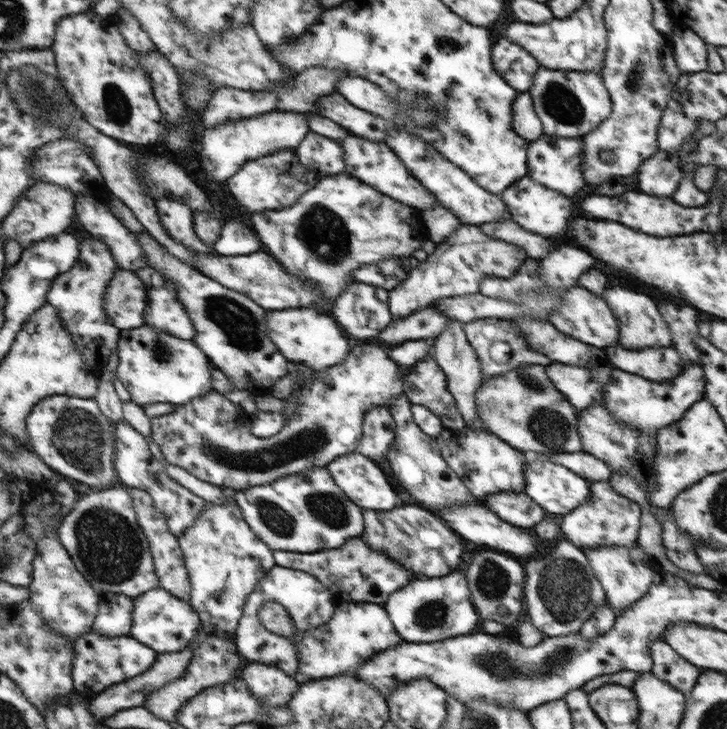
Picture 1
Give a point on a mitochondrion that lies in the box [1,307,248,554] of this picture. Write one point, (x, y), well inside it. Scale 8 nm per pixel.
(78, 435)

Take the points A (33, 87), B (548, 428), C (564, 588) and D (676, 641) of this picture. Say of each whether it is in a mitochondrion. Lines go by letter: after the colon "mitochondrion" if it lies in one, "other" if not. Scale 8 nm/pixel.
A: mitochondrion
B: mitochondrion
C: mitochondrion
D: other

